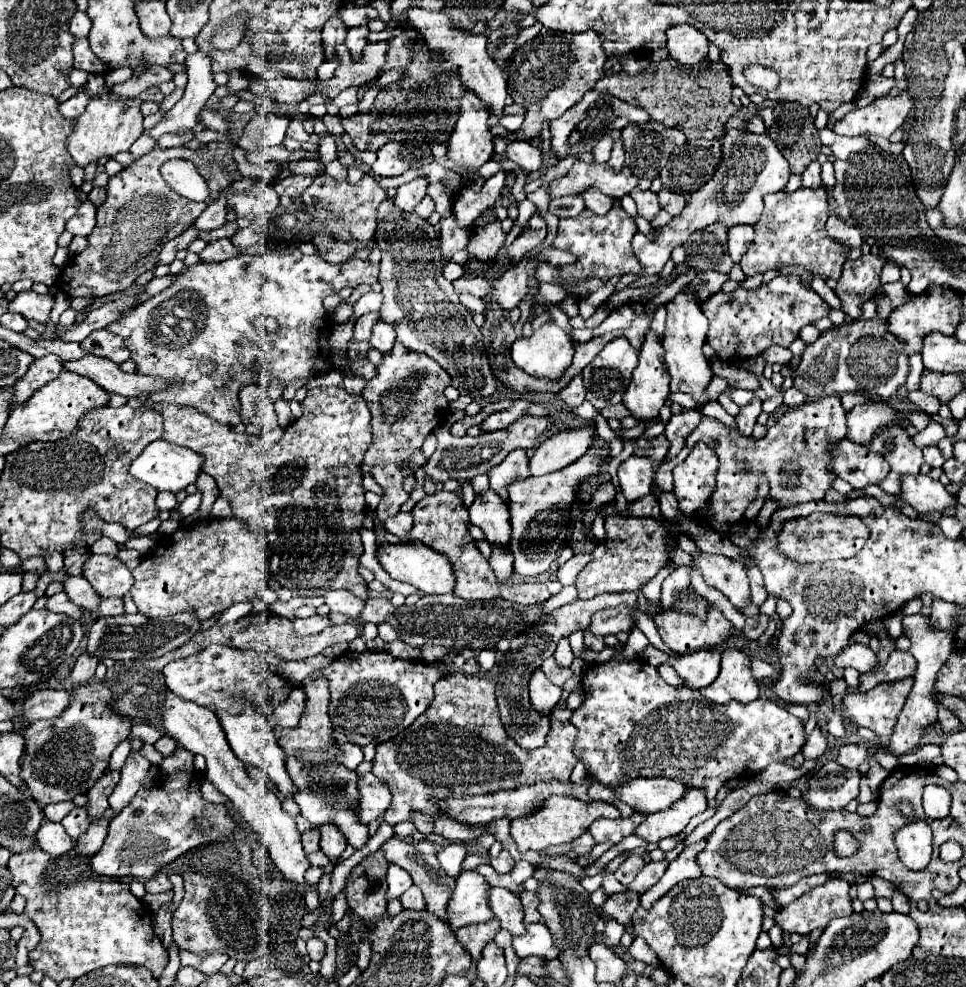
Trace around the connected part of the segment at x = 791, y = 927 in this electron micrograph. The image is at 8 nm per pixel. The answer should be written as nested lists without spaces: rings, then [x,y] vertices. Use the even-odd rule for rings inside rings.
[[[829,880],[823,886],[817,886],[809,892],[805,892],[801,898],[791,902],[789,906],[783,906],[775,914],[775,922],[785,930],[785,932],[799,932],[799,934],[811,934],[817,928],[825,928],[829,920],[839,918],[839,916],[851,916],[851,898],[849,898],[849,882],[845,880]]]

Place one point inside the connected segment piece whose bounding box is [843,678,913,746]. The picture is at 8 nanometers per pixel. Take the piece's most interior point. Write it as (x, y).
(878, 709)

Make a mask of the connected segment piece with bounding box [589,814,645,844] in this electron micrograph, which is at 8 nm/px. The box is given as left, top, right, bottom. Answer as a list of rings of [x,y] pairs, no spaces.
[[[635,814],[627,820],[619,818],[619,820],[607,820],[607,818],[599,818],[595,820],[591,826],[589,826],[589,832],[593,834],[593,838],[597,842],[621,842],[625,836],[629,834],[635,834],[635,828],[645,820],[643,814]]]

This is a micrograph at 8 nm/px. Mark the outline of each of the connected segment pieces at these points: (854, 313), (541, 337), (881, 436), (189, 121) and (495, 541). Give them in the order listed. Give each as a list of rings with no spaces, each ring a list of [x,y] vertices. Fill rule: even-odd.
[[[873,254],[861,256],[859,260],[847,260],[843,264],[835,294],[839,296],[841,310],[847,316],[857,318],[861,314],[861,306],[873,298],[875,290],[881,286],[879,276],[883,264],[885,262]]]
[[[545,322],[531,338],[519,338],[511,346],[513,362],[529,376],[557,382],[571,366],[575,344],[555,322]]]
[[[893,424],[889,428],[883,428],[869,446],[873,452],[885,456],[885,460],[891,464],[891,472],[879,482],[879,488],[883,492],[889,492],[891,496],[901,492],[901,478],[905,474],[919,474],[919,466],[923,464],[921,450],[911,442],[911,436],[901,428],[899,424]]]
[[[197,50],[195,54],[187,56],[185,64],[189,68],[187,70],[187,76],[189,76],[187,88],[185,88],[181,100],[165,114],[165,118],[155,128],[149,130],[149,134],[155,140],[165,132],[175,134],[179,128],[185,128],[185,130],[195,128],[199,112],[203,110],[205,102],[217,88],[217,84],[213,82],[209,56],[205,56],[201,50]]]
[[[487,490],[469,508],[469,518],[485,534],[485,540],[491,546],[509,548],[511,520],[509,520],[509,502],[497,492]]]

